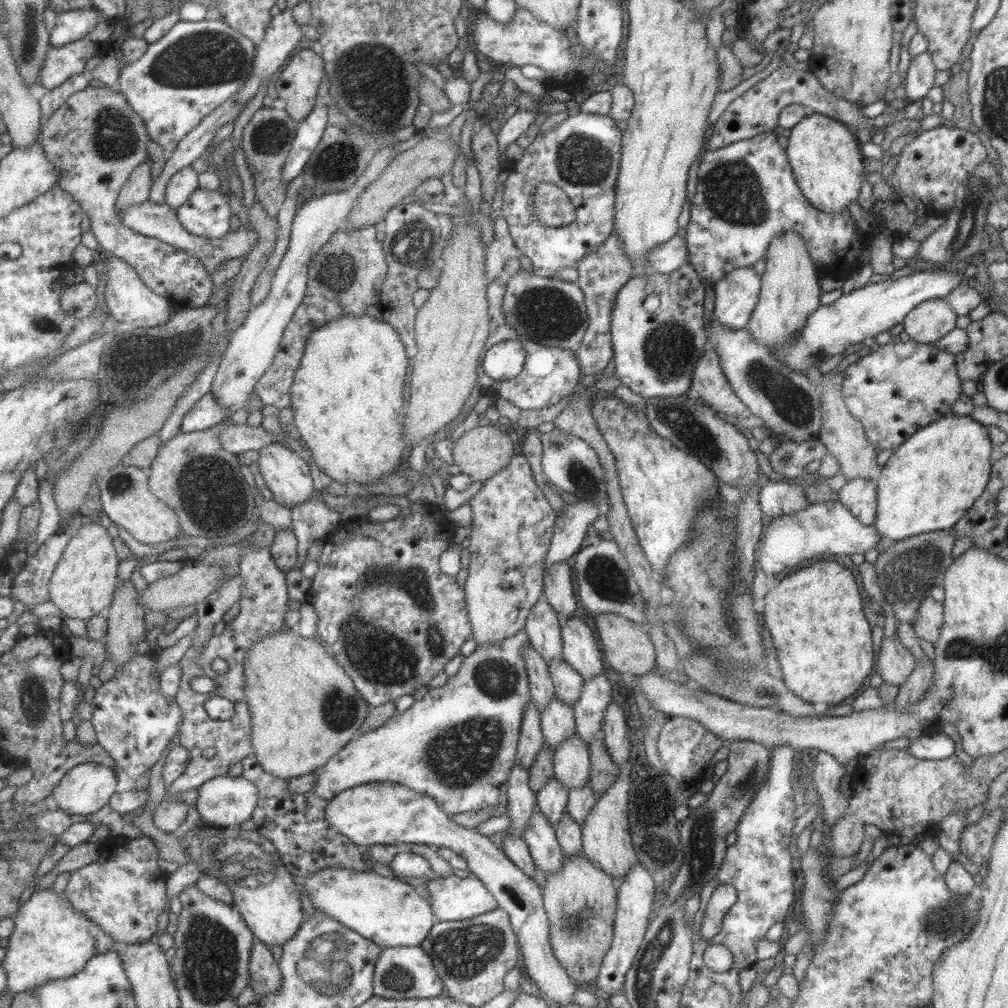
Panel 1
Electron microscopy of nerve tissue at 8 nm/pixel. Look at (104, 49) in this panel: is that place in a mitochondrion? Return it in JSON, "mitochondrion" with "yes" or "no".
{"mitochondrion":"no"}

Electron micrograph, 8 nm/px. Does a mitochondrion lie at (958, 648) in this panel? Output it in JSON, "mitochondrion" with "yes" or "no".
{"mitochondrion":"yes"}

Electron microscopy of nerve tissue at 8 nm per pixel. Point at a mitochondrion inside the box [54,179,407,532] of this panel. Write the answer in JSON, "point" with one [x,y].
{"point":[207,482]}

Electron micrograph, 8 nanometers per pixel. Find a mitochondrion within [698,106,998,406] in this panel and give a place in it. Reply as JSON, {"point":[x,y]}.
{"point":[730,189]}

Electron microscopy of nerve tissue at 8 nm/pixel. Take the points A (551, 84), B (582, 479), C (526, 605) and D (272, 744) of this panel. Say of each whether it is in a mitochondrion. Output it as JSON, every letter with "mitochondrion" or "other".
{"A":"other","B":"mitochondrion","C":"other","D":"other"}

